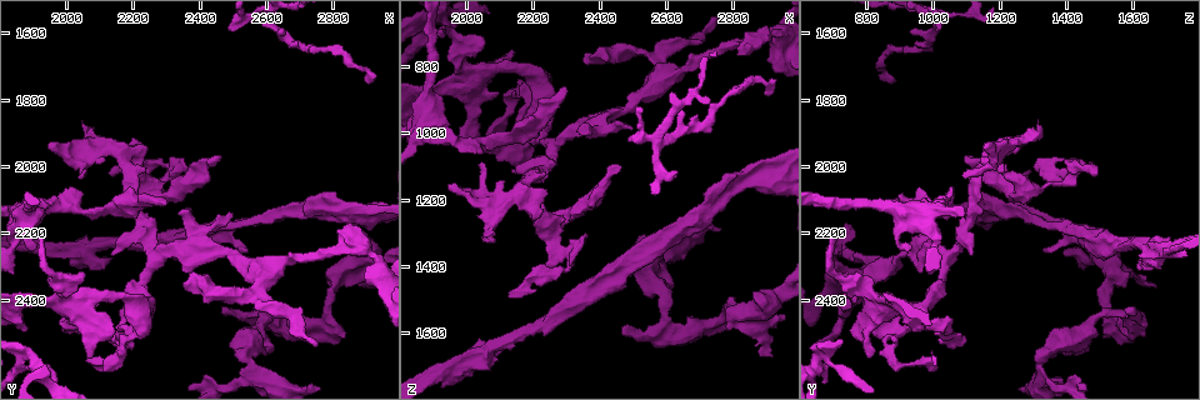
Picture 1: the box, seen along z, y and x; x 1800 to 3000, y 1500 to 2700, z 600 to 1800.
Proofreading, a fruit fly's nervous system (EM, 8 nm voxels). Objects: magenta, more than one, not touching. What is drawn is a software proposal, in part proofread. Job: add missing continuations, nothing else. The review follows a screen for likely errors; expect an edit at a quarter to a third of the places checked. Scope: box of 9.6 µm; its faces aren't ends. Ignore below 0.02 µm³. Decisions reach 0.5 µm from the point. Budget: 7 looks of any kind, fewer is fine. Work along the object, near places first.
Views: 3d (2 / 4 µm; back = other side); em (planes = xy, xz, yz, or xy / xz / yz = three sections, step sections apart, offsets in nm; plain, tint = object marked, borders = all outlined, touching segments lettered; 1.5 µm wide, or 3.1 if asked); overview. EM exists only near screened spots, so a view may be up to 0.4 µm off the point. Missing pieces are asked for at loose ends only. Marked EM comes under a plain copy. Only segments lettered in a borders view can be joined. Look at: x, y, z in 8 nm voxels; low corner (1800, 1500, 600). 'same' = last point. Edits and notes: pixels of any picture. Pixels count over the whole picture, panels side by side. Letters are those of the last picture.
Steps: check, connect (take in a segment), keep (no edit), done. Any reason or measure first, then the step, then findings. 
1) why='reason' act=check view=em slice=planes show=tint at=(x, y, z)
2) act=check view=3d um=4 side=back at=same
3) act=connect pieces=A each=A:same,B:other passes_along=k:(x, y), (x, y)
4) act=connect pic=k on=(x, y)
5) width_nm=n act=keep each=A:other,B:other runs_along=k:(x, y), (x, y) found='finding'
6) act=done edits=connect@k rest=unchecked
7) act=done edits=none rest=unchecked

why='free end' act=check view=3d um=4 at=(2290, 2110, 860)

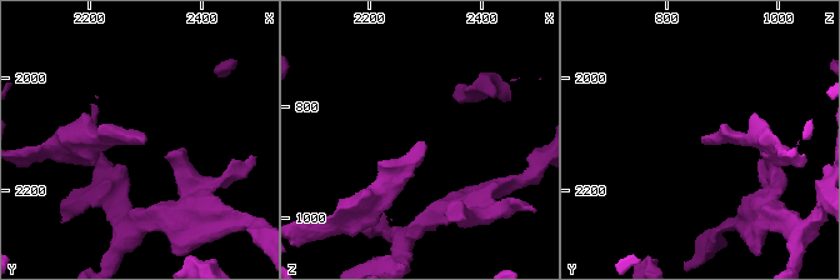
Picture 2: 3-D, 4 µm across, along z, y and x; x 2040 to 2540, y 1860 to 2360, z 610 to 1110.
why='need the tissue' act=check view=em slice=yz step=4 show=tint at=(2295, 2110, 865)

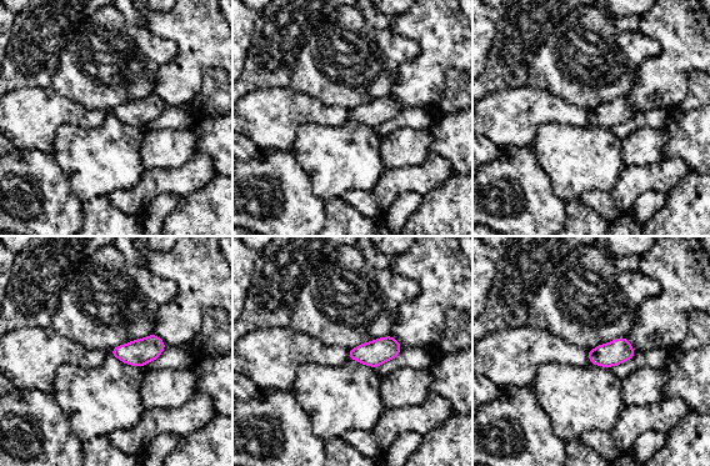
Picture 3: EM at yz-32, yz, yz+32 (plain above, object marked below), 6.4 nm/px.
act=check view=em slice=planes show=borders at=same

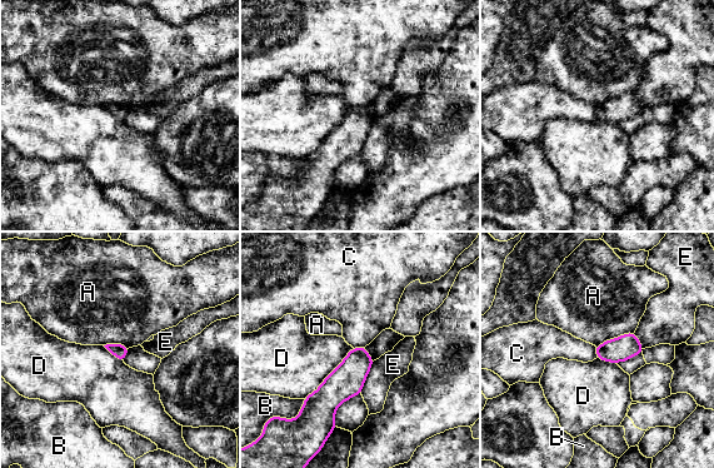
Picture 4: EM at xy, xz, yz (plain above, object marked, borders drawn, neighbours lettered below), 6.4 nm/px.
act=keep each=A:other,B:other,C:other,D:other,E:other border=4:(364, 345), (353, 348) found='none of them fits'

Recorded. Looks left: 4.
why='free end' act=check view=3d um=4 at=(2010, 2060, 1060)

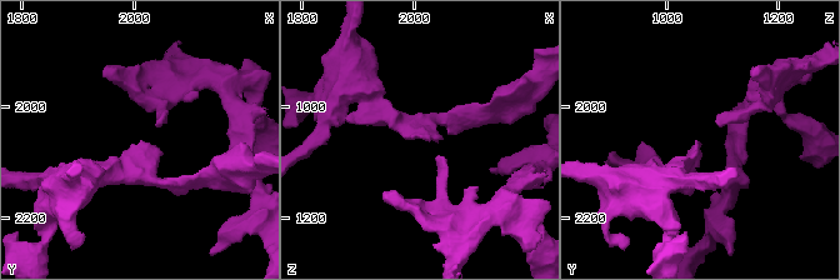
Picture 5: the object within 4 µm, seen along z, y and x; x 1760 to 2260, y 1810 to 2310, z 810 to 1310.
act=check view=em slice=planes show=borders at=(2005, 2070, 1050)

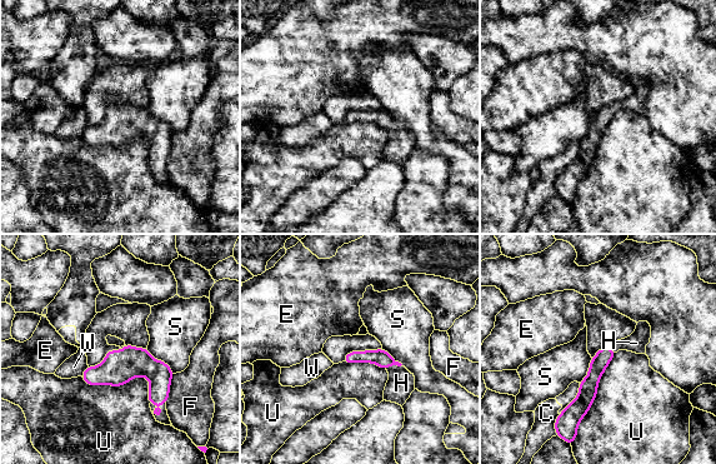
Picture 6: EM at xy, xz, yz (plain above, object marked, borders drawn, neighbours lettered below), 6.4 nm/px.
act=connect pic=6 on=(401, 383) each=C:other,E:other,F:other,H:same,S:other,U:other,W:other passes_along=6:(381, 358), (394, 364), (401, 383) found='it goes on there'

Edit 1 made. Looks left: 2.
why='redraw' act=check view=overview

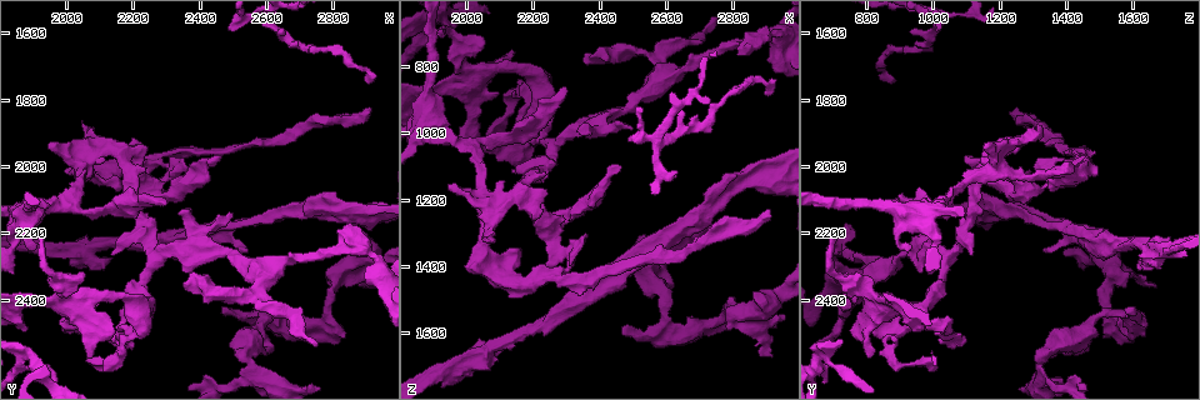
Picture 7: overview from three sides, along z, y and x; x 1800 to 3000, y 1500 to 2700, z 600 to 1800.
why='branch stops here' act=check view=em slice=planes show=borders at=(2050, 1880, 1310)

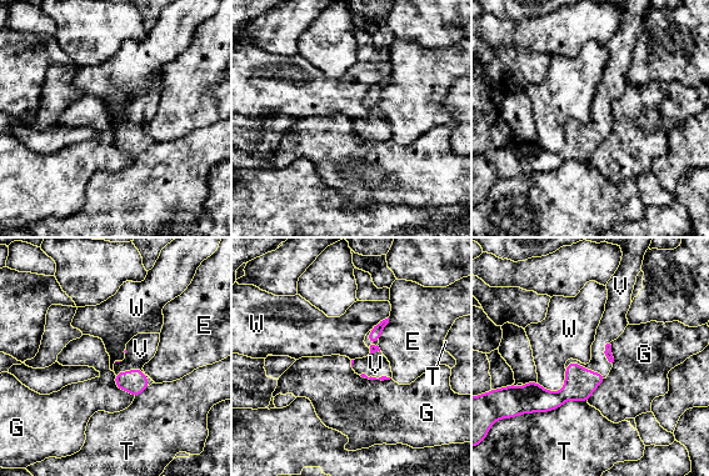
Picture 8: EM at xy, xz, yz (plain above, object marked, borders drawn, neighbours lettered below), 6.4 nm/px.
longest_contact=T:320nm act=connect pic=8 on=(140, 349) each=E:other,G:other,T:other,V:same,W:other passes_along=8:(134, 381), (135, 369), (140, 349) found='it goes on there'

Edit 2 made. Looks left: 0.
act=done edits=connect@6,connect@8 rest=unchecked

